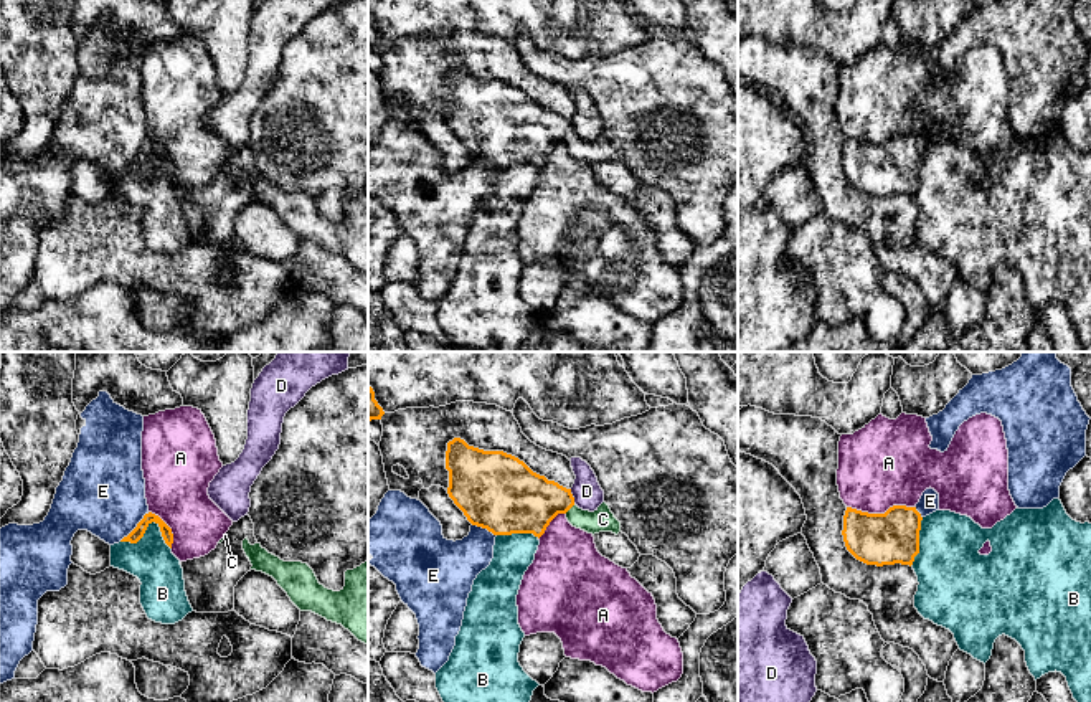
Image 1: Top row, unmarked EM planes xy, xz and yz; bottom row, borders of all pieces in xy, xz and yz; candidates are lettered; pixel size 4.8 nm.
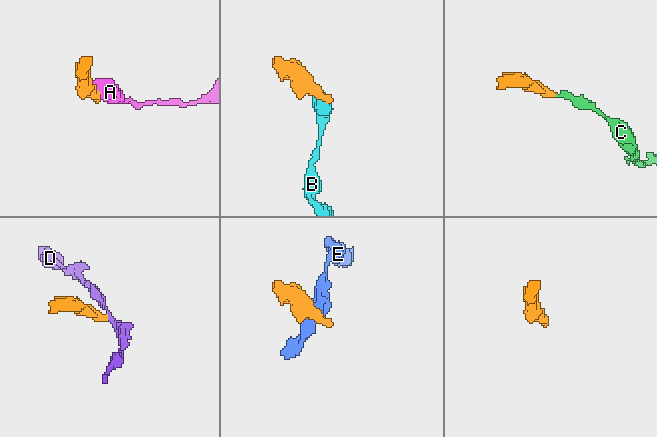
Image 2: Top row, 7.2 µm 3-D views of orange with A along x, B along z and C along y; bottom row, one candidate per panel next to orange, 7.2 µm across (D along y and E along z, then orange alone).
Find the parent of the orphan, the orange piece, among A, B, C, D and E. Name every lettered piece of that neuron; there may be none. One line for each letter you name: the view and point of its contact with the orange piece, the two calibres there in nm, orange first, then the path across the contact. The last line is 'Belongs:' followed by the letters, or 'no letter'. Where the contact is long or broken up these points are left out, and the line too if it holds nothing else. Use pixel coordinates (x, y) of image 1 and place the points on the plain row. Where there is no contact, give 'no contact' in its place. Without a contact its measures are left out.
C: contact xz (570, 137); calibres 320 and 110 nm; way xz (520, 131), (562, 131), (570, 137), (581, 149), (603, 149)
Belongs: C

